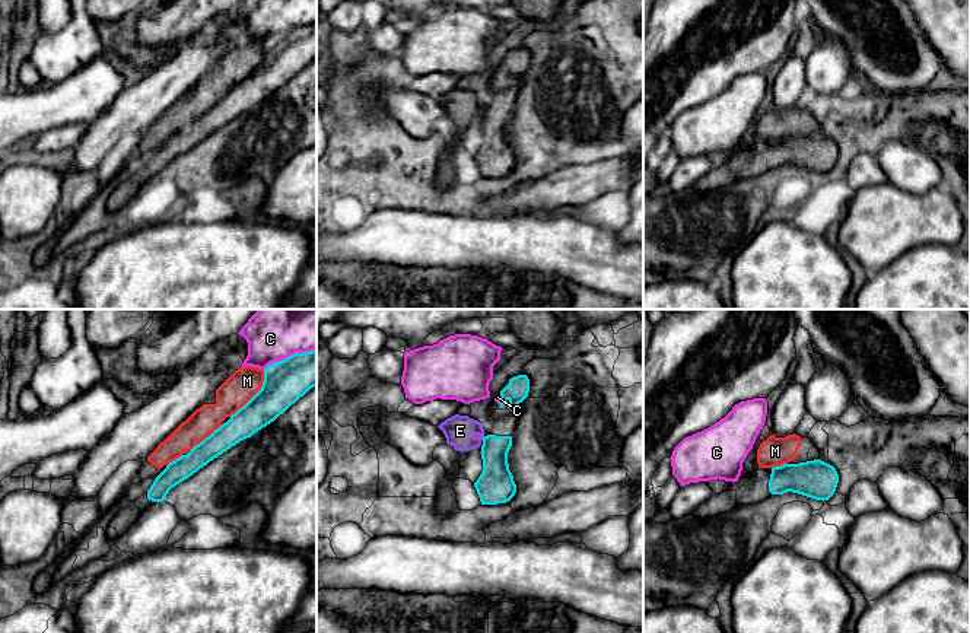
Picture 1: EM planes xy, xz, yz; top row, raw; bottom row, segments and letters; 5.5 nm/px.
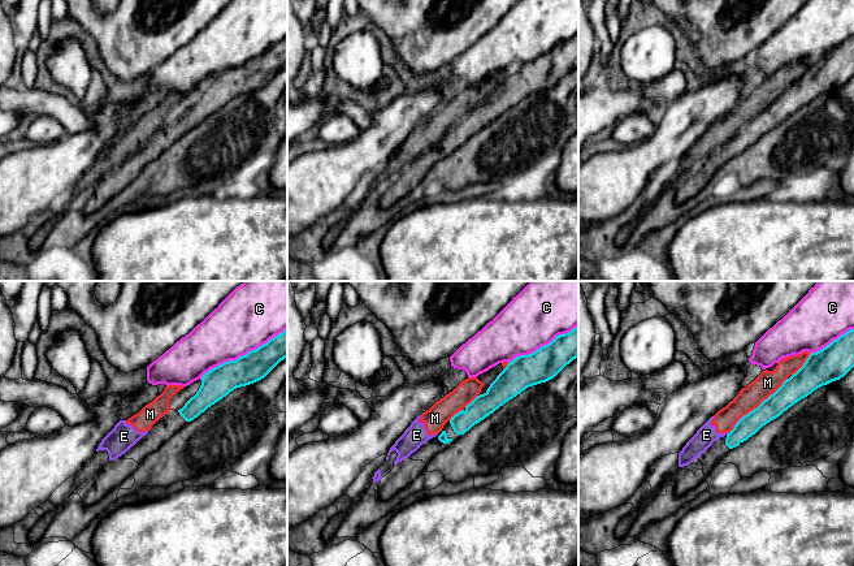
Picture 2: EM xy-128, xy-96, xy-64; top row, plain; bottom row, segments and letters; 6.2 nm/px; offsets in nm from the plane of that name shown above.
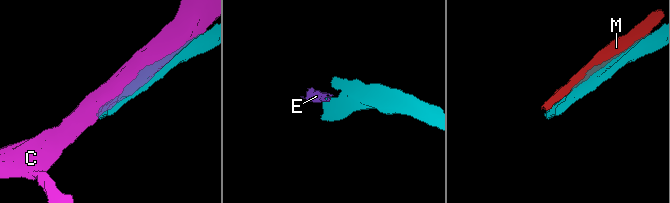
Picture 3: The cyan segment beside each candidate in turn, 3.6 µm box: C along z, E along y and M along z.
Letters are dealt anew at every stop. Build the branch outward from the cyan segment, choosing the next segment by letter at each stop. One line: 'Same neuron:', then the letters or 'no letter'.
Same neuron: no letter

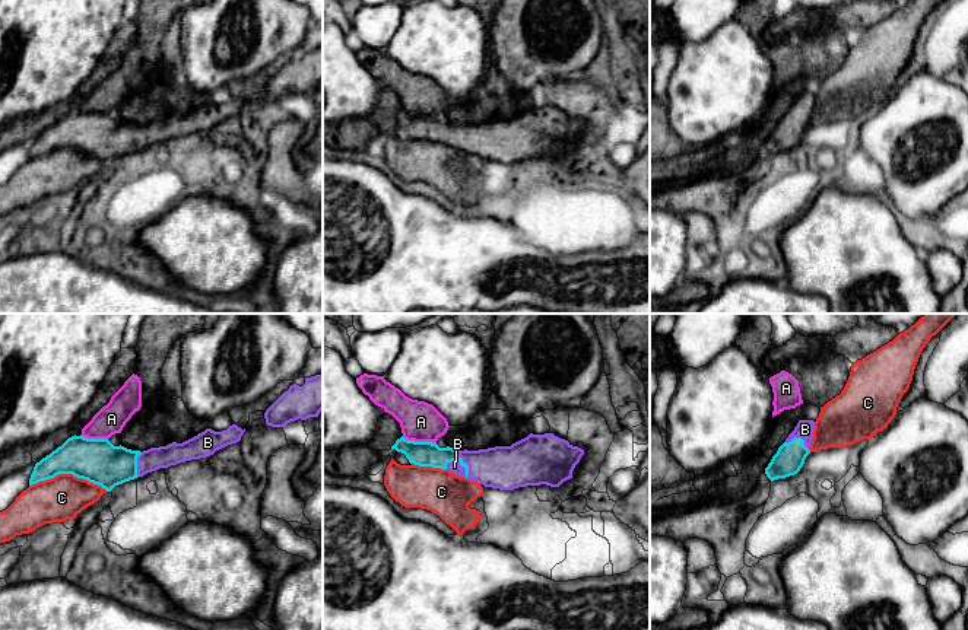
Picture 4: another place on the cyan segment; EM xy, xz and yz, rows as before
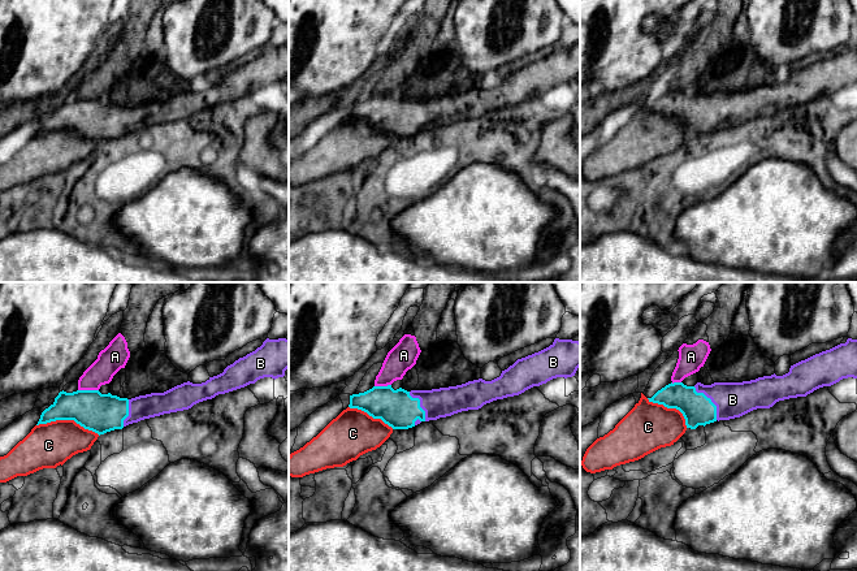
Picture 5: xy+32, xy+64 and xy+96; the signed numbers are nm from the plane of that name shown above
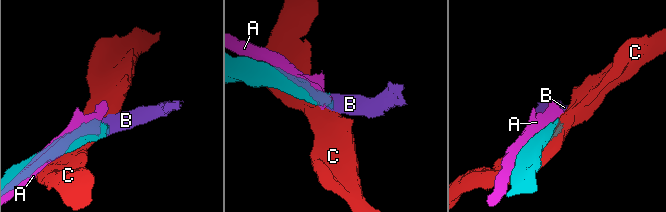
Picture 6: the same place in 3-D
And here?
Same neuron: B

